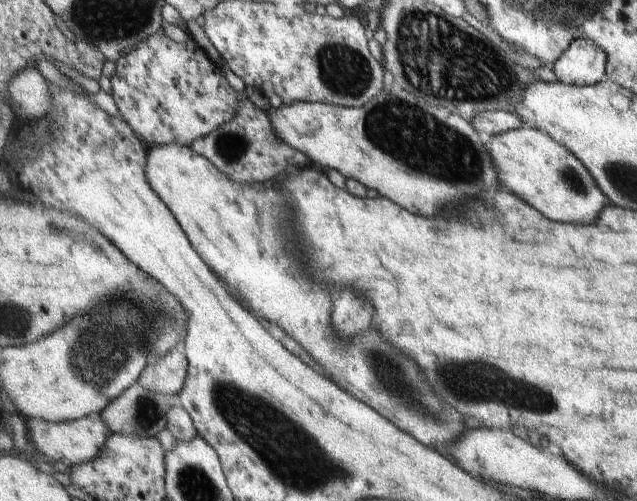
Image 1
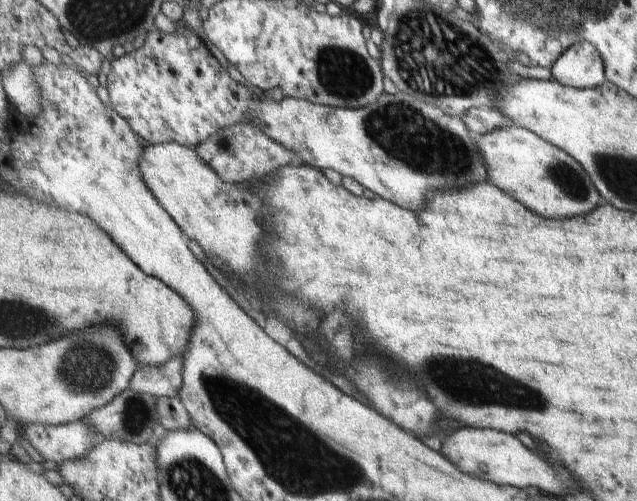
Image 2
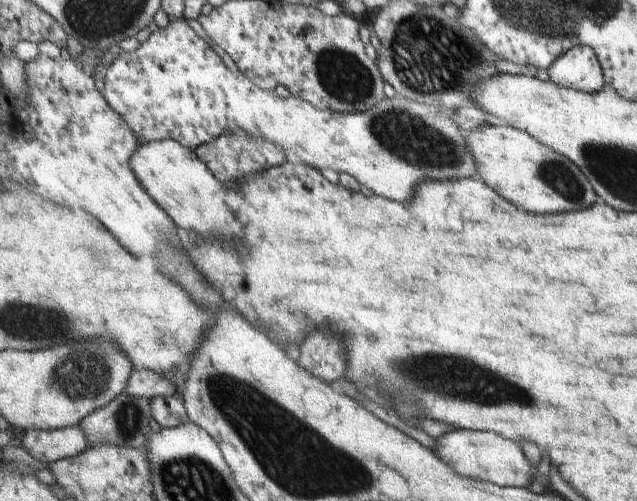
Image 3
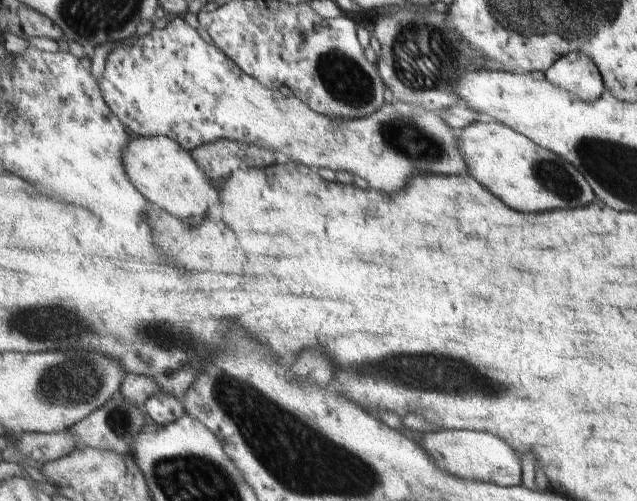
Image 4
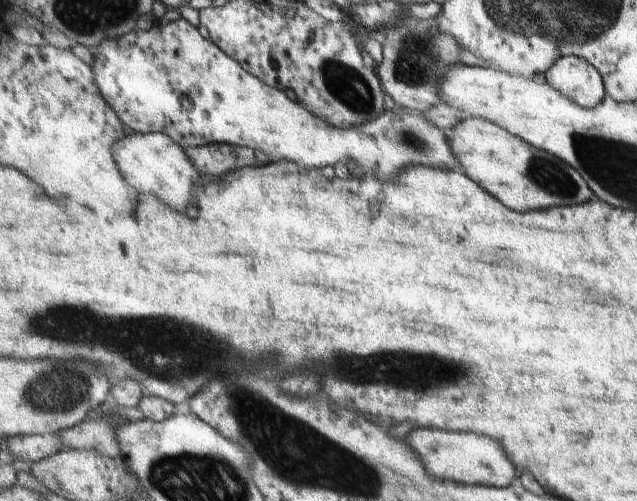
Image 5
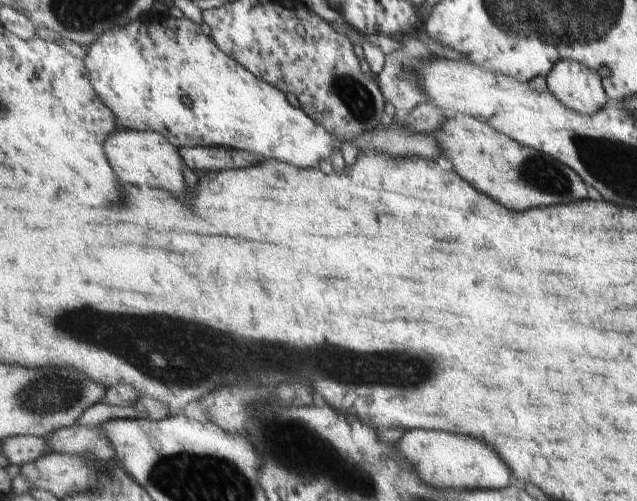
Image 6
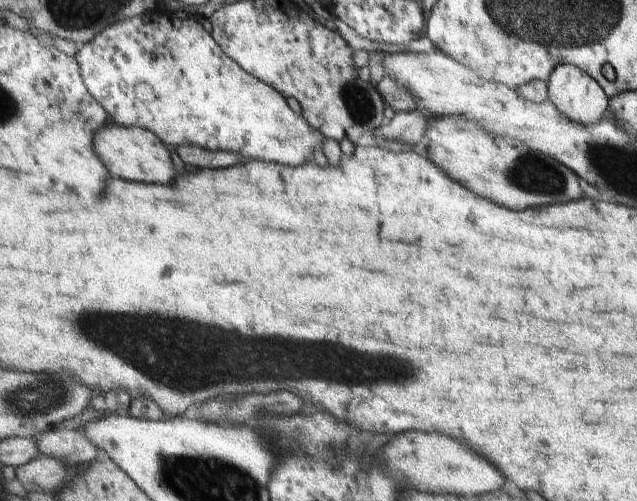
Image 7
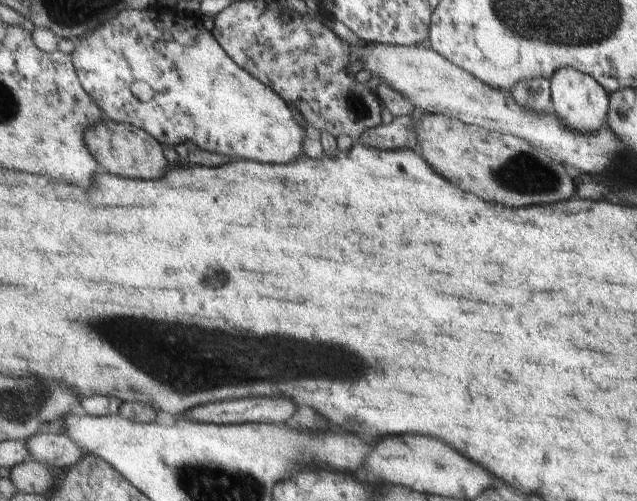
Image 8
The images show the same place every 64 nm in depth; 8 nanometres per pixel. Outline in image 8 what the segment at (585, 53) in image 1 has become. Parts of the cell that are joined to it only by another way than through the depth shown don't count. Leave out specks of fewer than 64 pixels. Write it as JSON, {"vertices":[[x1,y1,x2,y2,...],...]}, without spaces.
{"vertices":[[573,66,562,67,551,80,551,88,553,110,567,128,589,134,589,132,597,132,607,125,610,94,589,74,577,70]]}

